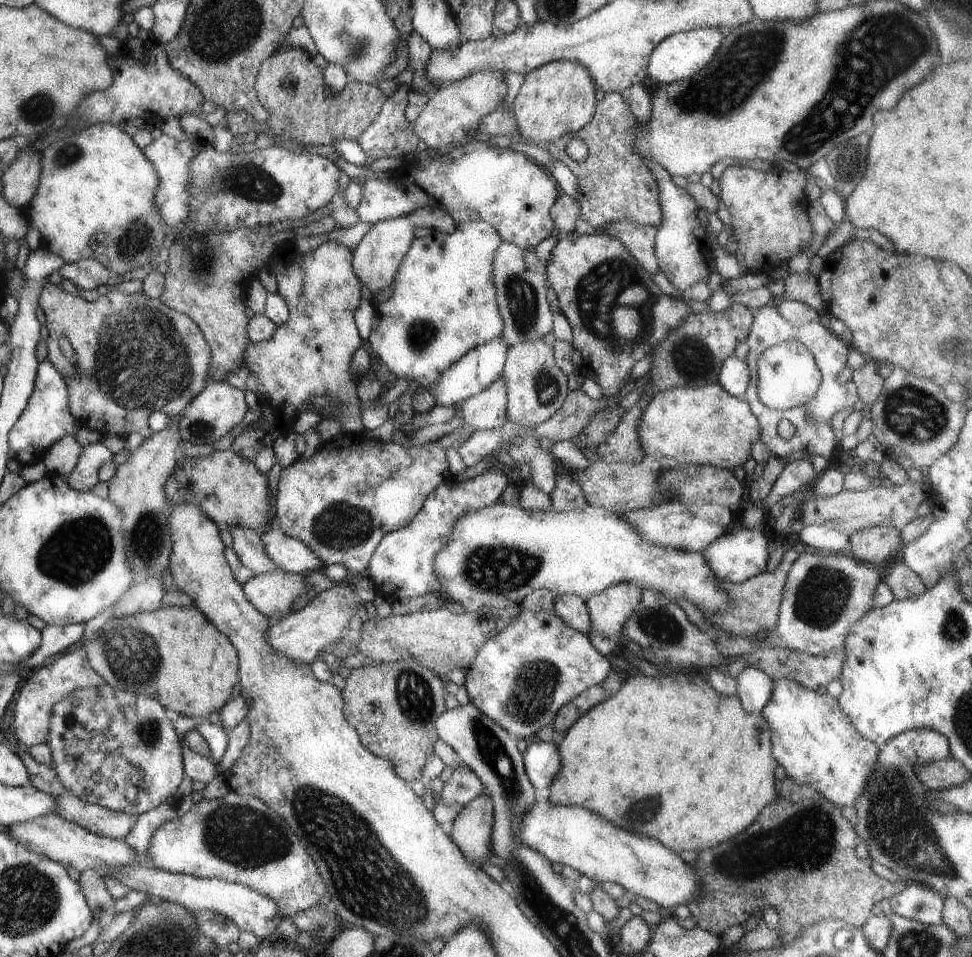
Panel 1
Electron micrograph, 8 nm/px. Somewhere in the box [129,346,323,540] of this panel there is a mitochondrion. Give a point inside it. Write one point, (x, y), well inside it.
(200, 429)

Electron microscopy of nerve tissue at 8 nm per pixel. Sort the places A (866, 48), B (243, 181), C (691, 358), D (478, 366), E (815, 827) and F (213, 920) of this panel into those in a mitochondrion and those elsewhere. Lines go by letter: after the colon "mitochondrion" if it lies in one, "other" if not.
A: mitochondrion
B: mitochondrion
C: mitochondrion
D: other
E: mitochondrion
F: mitochondrion

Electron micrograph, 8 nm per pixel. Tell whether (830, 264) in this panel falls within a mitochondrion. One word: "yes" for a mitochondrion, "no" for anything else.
no

